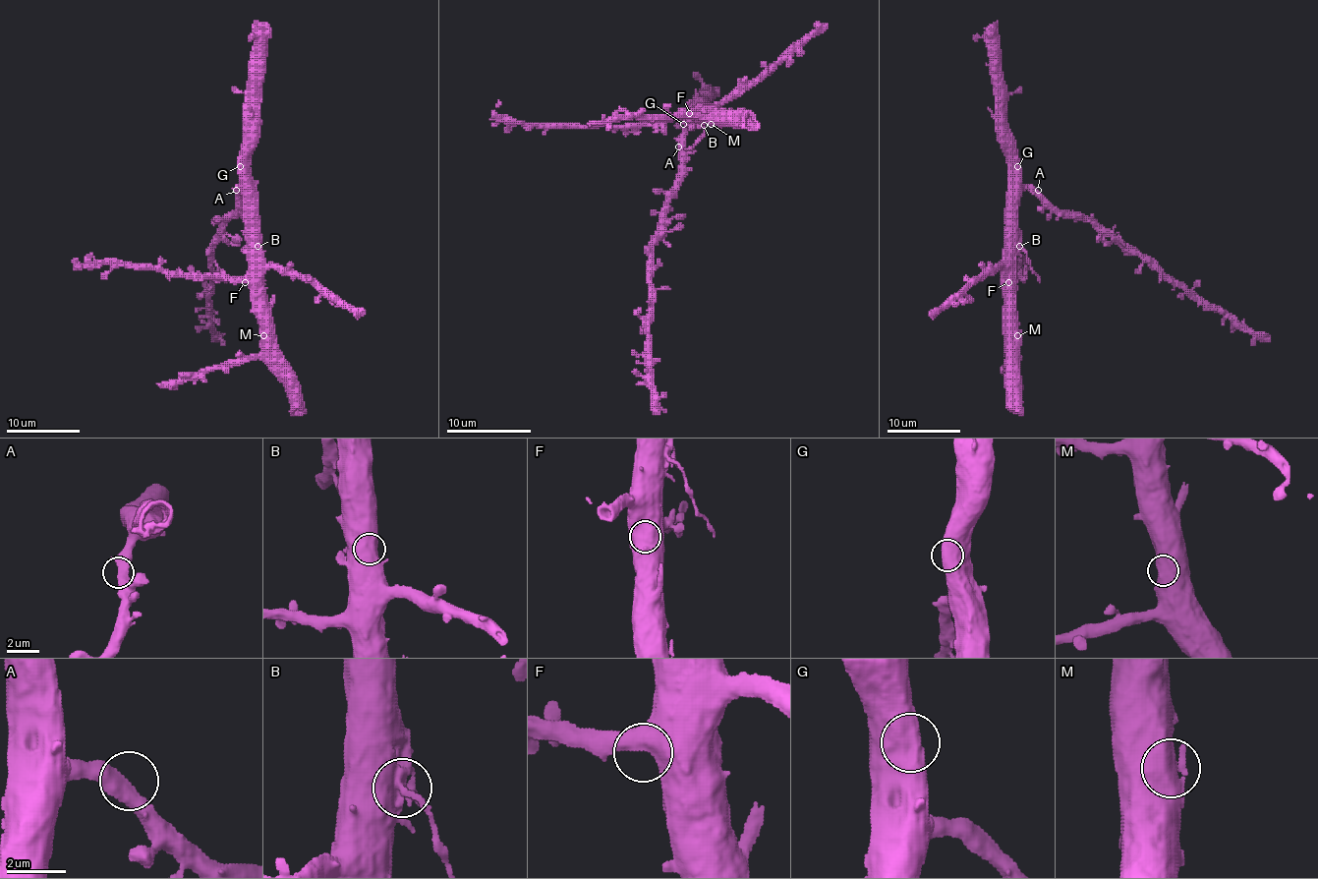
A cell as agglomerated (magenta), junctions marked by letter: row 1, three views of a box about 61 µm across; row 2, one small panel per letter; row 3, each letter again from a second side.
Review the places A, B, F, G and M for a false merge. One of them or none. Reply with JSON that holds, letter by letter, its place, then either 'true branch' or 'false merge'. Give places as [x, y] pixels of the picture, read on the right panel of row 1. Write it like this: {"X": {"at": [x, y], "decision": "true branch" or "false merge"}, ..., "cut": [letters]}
{"A": {"at": [1038, 190], "decision": "true branch"}, "B": {"at": [1019, 246], "decision": "false merge"}, "F": {"at": [1008, 282], "decision": "true branch"}, "G": {"at": [1017, 166], "decision": "true branch"}, "M": {"at": [1017, 335], "decision": "true branch"}, "cut": ["B"]}

